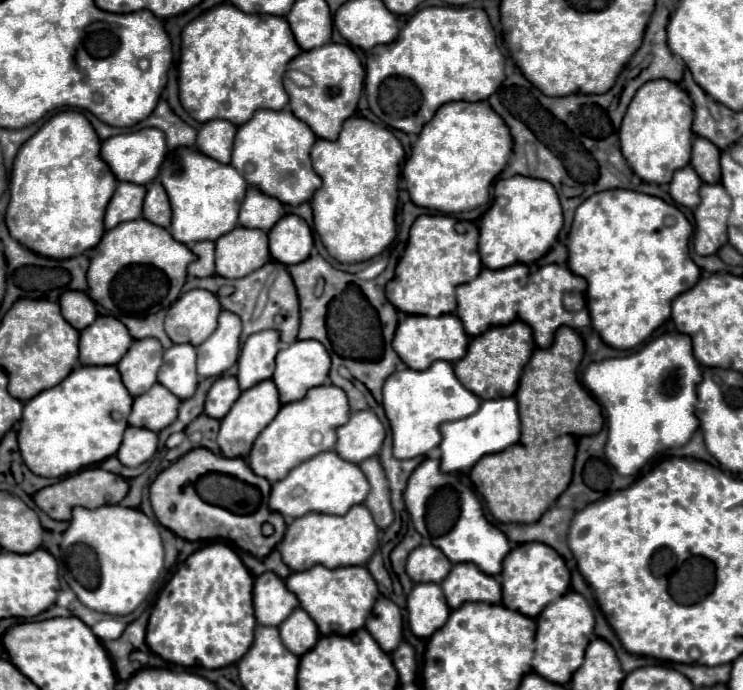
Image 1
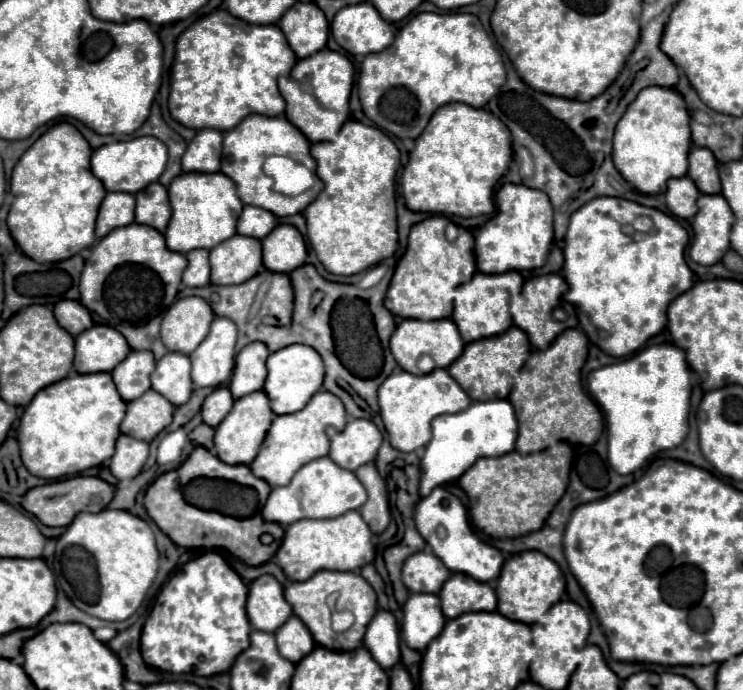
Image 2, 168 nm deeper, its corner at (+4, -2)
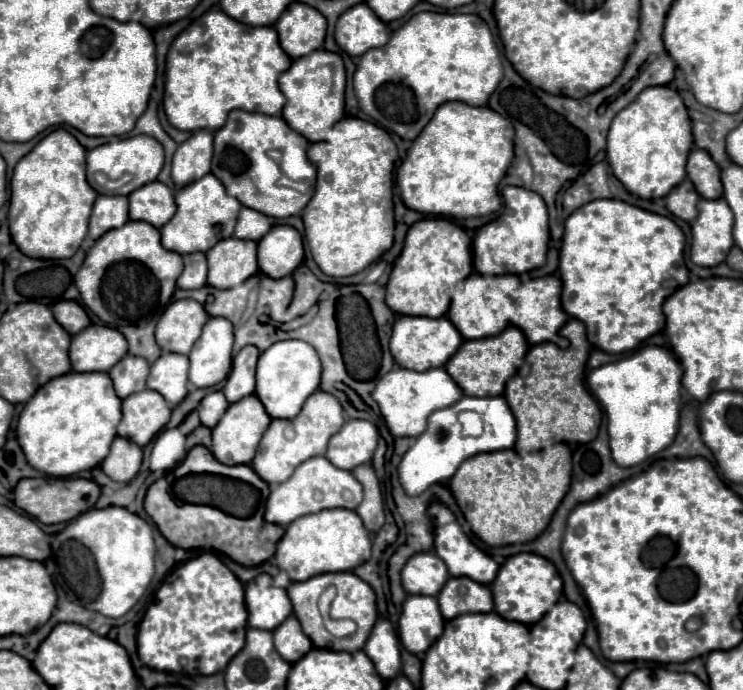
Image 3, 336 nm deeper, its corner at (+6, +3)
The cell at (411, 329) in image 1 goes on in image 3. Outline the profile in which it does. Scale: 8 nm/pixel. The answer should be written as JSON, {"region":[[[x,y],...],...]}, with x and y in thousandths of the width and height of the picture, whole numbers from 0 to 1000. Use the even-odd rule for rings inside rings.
{"region":[[[538,458],[530,470],[525,510],[541,533],[568,539],[568,536],[598,530],[608,519],[611,507],[616,507],[619,499],[622,499],[622,487],[616,484],[616,478],[611,478],[611,470],[600,458],[595,458],[595,461]]]}

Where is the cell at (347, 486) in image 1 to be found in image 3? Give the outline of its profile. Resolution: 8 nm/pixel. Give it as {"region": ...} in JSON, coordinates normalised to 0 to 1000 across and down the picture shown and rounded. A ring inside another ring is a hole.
{"region":[[[423,661],[406,670],[385,699],[366,704],[363,719],[358,725],[355,754],[374,762],[388,762],[390,757],[396,757],[409,745],[423,745],[441,736],[476,739],[485,728],[487,728],[487,701],[476,693],[476,687],[468,681],[455,681],[439,661]]]}

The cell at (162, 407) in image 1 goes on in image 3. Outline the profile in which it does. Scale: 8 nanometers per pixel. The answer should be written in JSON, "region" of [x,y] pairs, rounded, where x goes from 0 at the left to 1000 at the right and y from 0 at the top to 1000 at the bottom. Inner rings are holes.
{"region":[[[191,565],[183,568],[178,574],[172,574],[164,583],[164,609],[159,614],[159,632],[164,635],[175,635],[178,641],[186,641],[186,646],[197,646],[229,609],[229,588],[226,583],[218,577],[218,571],[213,571],[210,565]]]}

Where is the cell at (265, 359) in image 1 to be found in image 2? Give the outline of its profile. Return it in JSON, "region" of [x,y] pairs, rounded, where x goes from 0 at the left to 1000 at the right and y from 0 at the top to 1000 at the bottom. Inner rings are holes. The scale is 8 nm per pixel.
{"region":[[[336,497],[318,514],[318,532],[310,552],[315,578],[353,564],[358,549],[358,520],[361,506],[355,497]]]}

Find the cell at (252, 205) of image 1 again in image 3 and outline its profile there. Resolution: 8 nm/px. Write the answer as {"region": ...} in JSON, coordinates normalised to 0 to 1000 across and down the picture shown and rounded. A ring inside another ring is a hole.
{"region":[[[328,299],[323,304],[315,342],[318,345],[326,345],[326,348],[342,348],[342,351],[347,351],[363,333],[363,328],[366,325],[363,325],[363,316],[361,313],[355,313],[347,304],[336,304],[336,301]]]}

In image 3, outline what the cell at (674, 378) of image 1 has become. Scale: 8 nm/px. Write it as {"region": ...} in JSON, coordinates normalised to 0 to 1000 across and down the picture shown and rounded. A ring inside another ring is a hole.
{"region":[[[864,501],[837,522],[797,536],[791,559],[818,603],[821,652],[832,675],[856,675],[907,641],[918,586],[918,530],[902,507]]]}

